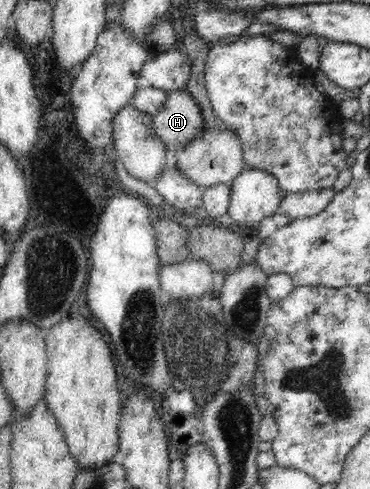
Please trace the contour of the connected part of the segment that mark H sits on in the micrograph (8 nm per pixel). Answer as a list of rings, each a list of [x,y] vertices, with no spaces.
[[[186,87],[168,92],[152,122],[161,141],[178,151],[187,147],[204,127],[201,108]]]

